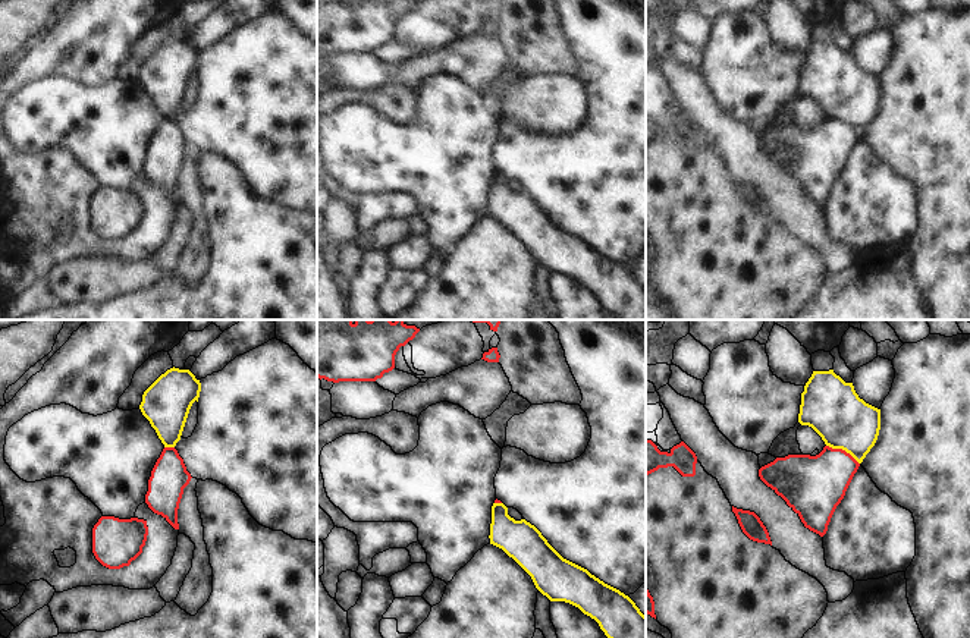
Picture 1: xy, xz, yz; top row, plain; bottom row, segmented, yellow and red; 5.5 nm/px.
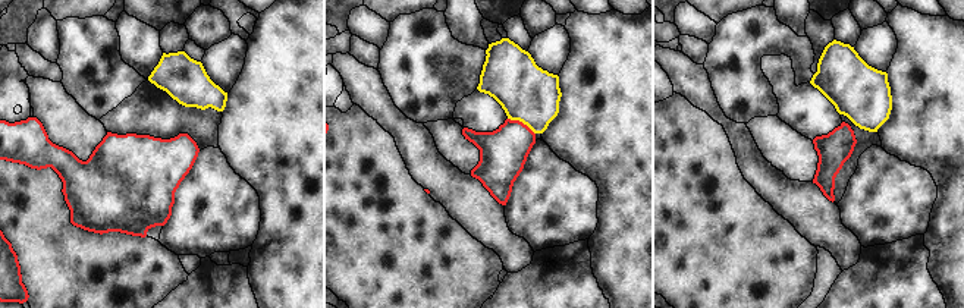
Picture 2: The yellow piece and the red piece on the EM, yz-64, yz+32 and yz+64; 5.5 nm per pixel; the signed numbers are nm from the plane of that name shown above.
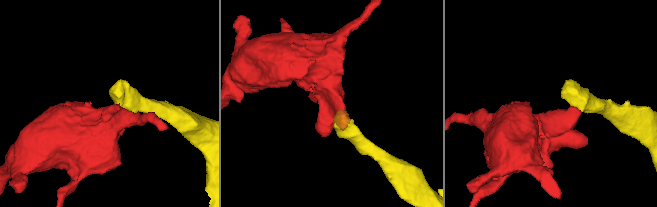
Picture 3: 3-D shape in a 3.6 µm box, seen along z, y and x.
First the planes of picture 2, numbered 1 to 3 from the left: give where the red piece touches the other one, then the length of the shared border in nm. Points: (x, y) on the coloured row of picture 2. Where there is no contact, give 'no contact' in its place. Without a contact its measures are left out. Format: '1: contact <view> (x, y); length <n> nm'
1: no contact
2: contact yz+32 (521, 120); length 180 nm
3: no contact

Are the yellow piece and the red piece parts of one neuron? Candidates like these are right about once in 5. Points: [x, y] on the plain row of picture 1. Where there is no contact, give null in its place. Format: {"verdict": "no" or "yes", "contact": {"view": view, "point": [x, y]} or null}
{"verdict": "no", "contact": {"view": "yz", "point": [843, 120]}}

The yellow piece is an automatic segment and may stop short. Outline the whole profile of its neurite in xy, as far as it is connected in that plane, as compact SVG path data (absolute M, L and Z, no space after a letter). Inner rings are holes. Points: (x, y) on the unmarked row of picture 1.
M170 40L142 66L139 81L164 119L180 111L189 81L200 69L201 54L189 41Z

